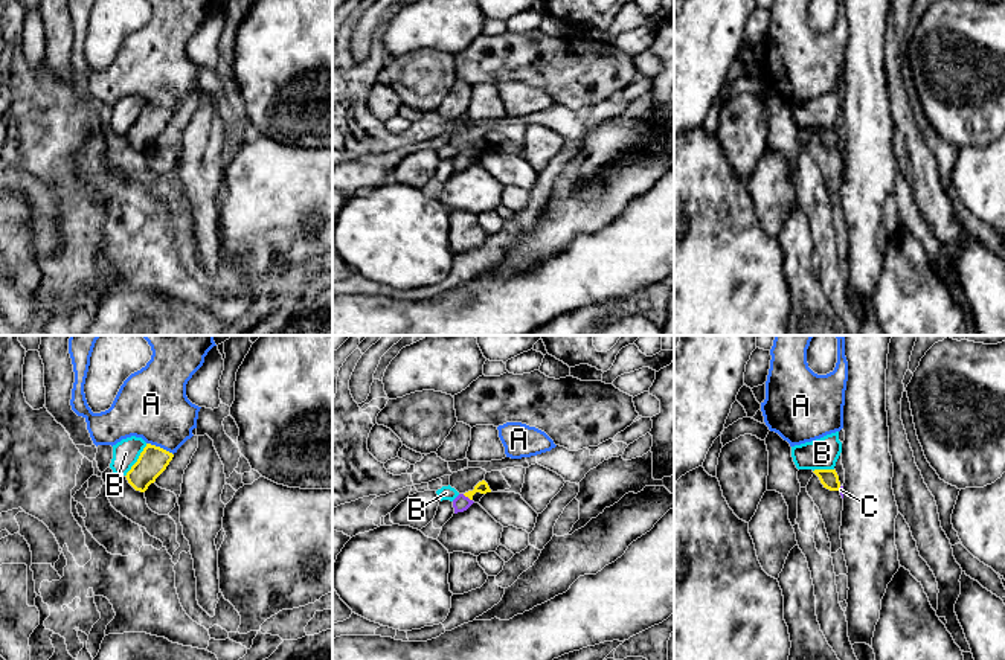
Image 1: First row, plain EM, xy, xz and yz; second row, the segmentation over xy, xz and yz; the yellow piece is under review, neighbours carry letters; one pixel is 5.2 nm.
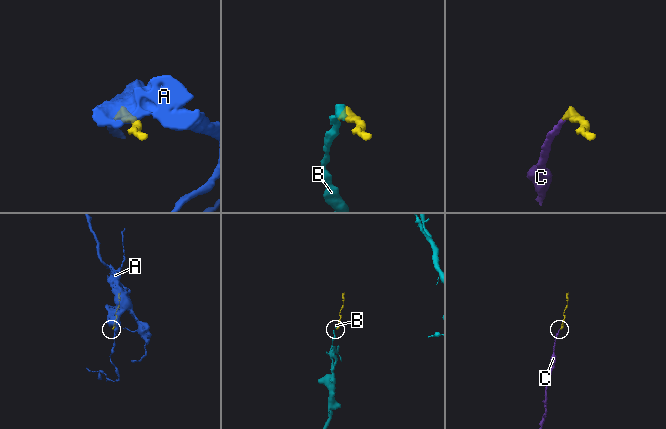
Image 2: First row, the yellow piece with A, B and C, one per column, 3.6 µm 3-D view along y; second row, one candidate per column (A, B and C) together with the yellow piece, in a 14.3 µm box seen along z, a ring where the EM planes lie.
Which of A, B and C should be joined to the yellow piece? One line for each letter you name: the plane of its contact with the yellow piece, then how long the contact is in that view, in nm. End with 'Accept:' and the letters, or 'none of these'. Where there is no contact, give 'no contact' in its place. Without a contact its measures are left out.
C: xz | 70 nm
Accept: C

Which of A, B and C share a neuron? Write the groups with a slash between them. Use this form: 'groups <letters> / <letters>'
groups A / B / C

